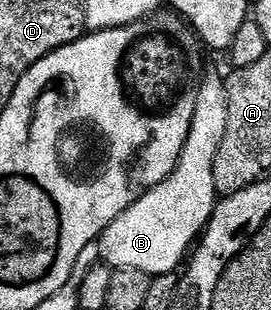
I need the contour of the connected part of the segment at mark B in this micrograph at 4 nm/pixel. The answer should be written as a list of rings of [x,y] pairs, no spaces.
[[[207,71],[198,86],[192,130],[176,170],[160,186],[148,190],[148,194],[128,206],[101,234],[100,256],[110,268],[144,270],[152,278],[179,271],[214,213],[214,163],[216,150],[224,142],[224,130],[228,130],[226,82],[223,73]]]

